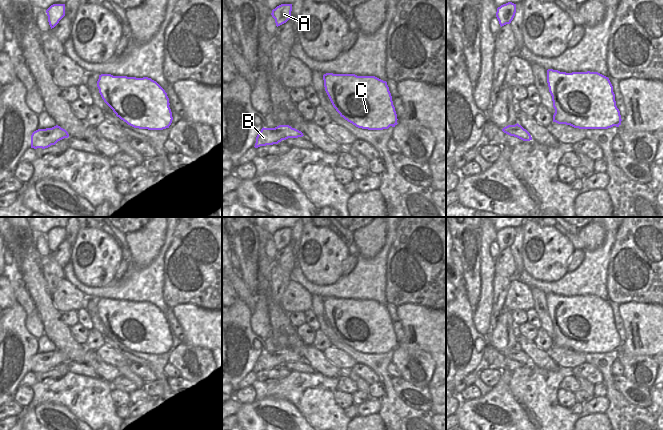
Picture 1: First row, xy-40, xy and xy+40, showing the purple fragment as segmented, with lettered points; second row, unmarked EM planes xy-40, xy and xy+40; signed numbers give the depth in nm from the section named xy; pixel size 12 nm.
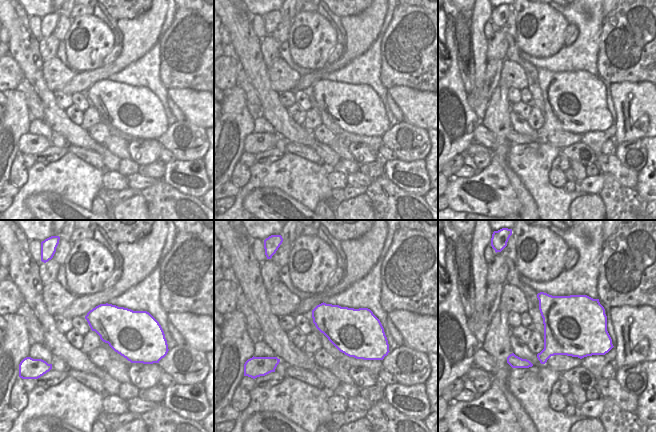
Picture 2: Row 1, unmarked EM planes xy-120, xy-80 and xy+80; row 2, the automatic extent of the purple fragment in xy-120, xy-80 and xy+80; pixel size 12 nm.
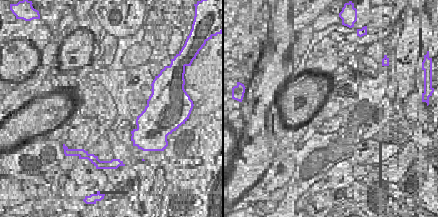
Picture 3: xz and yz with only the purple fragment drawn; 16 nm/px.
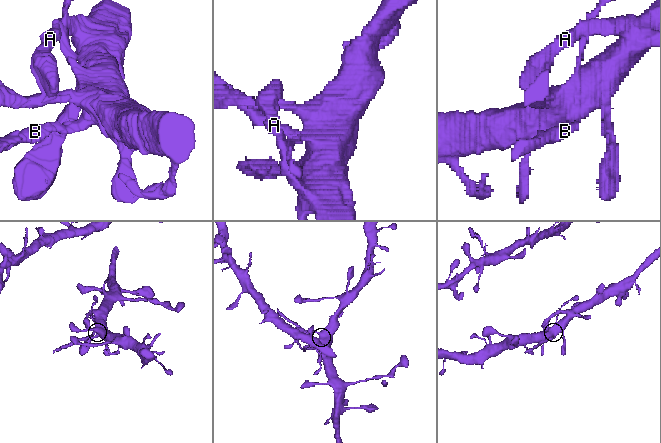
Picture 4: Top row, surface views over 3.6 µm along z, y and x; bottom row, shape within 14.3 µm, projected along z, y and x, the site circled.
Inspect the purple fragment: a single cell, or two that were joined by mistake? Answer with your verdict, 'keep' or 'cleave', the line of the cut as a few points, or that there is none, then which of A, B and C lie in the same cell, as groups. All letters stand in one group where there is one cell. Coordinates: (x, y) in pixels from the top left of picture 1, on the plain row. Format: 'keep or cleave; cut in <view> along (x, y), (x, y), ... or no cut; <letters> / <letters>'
cleave; cut in xy+40 along (515, 349), (515, 357), (513, 359); A C / B

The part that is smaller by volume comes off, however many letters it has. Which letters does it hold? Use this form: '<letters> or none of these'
B

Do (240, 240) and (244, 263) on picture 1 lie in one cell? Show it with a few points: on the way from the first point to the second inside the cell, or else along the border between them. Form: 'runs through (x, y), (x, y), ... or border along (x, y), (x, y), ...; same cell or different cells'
runs through (244, 246), (244, 257); same cell

